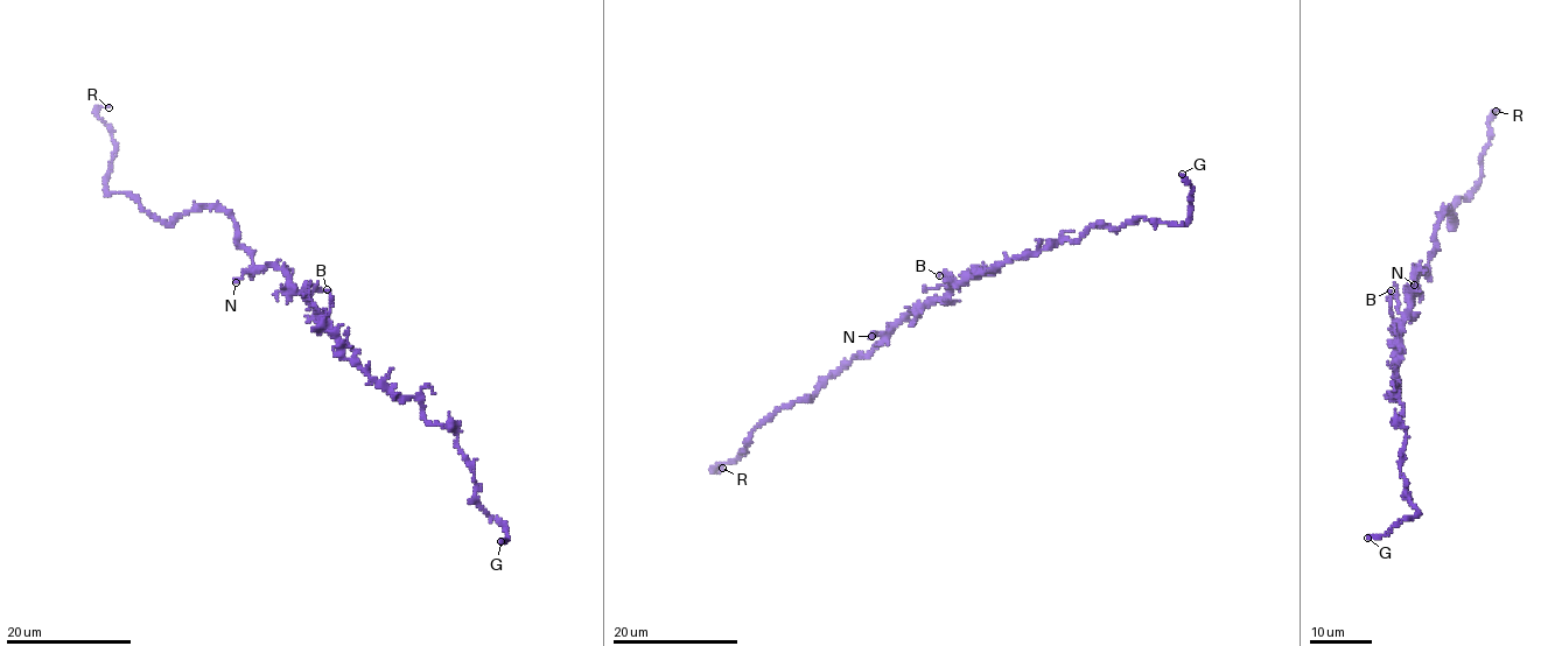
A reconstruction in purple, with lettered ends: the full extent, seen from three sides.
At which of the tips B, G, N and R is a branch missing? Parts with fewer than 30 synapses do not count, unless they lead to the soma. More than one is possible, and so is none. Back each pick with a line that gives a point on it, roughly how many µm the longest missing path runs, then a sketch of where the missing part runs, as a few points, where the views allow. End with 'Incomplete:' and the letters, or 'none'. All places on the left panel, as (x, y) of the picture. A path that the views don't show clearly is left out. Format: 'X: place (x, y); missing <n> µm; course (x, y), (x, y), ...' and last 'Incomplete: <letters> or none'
G: place (501, 541); missing 30 µm; course (501, 541), (494, 547), (491, 561), (518, 591), (518, 601), (508, 616), (530, 625), (559, 623), (565, 618)
Incomplete: G

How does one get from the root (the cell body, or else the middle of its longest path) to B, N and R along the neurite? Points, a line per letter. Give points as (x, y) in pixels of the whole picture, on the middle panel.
B: (932, 302), (943, 296), (952, 283), (952, 273), (939, 275)
N: (932, 302), (911, 311), (890, 331), (871, 336)
R: (932, 302), (829, 376), (814, 395), (760, 423), (746, 453), (712, 469), (715, 474), (722, 468)

